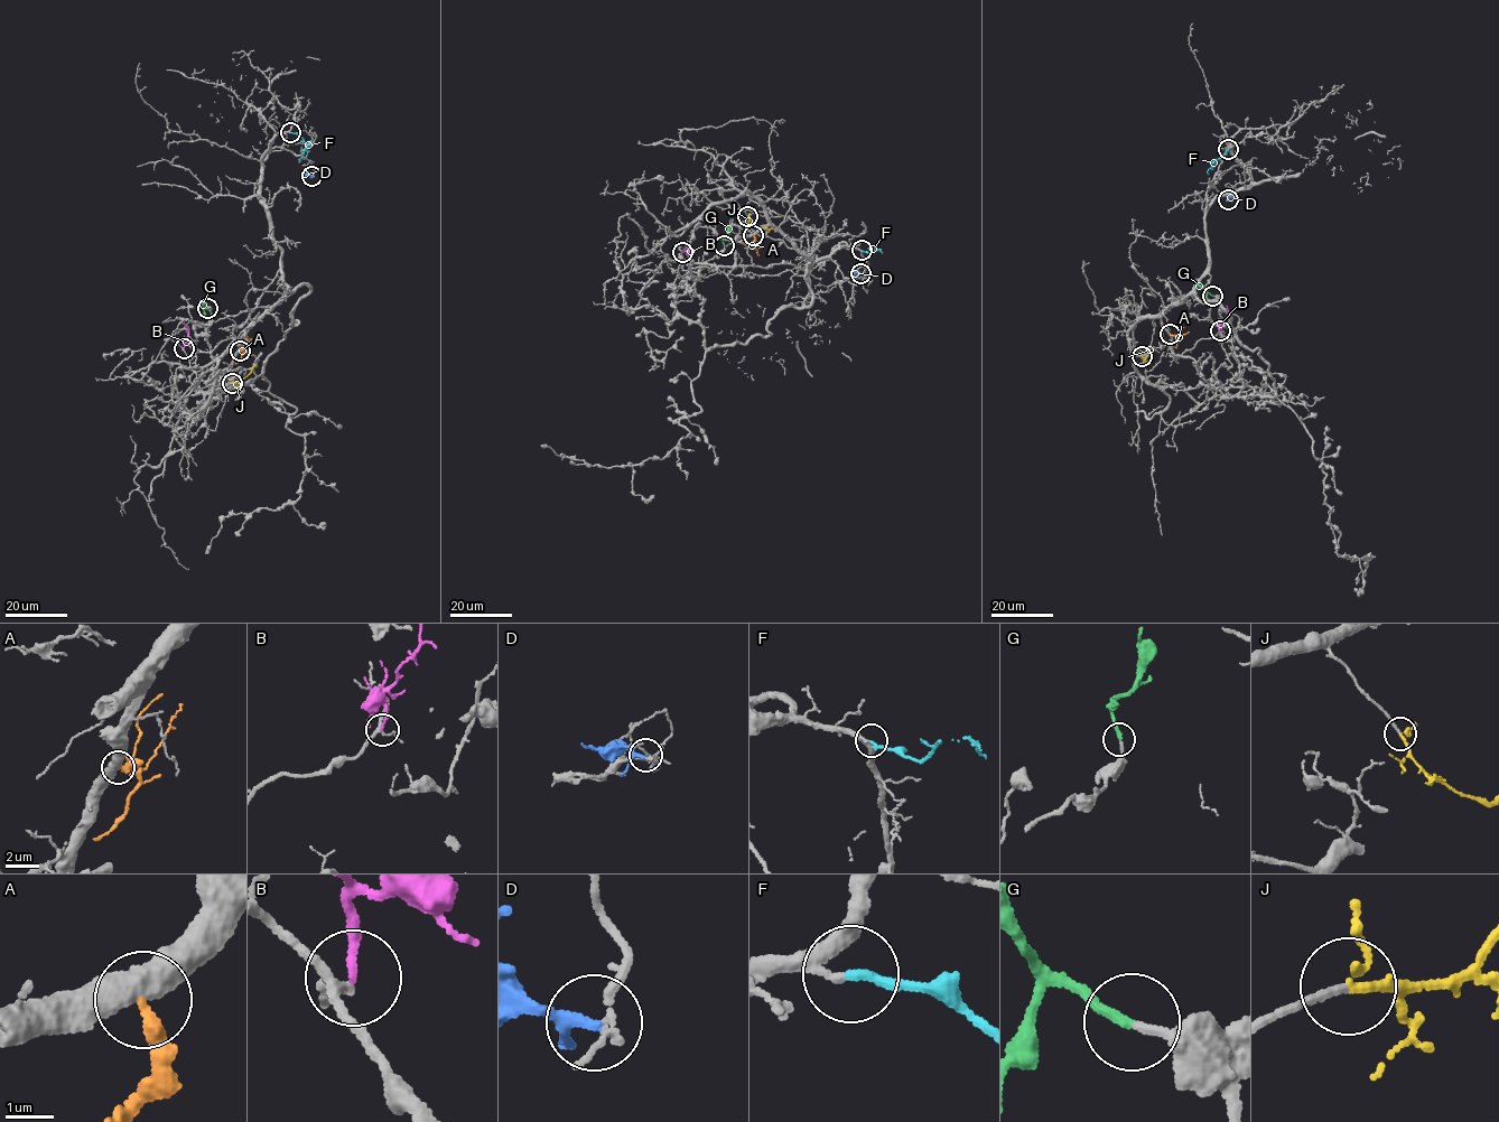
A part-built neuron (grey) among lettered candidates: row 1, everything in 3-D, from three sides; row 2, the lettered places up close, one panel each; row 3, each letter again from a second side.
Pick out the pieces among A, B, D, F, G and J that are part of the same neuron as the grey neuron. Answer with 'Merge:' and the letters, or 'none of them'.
Merge: F, G, J

